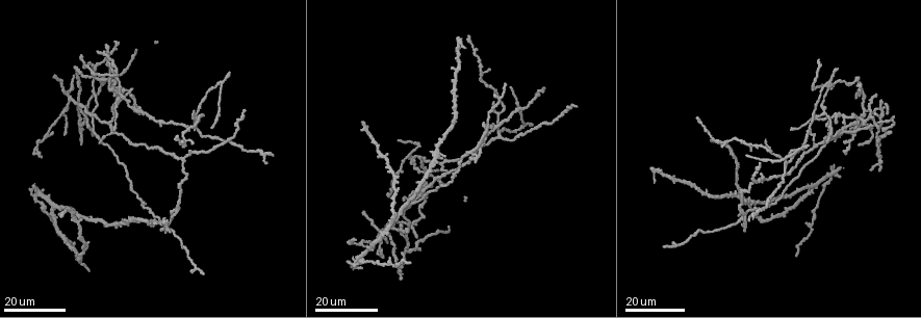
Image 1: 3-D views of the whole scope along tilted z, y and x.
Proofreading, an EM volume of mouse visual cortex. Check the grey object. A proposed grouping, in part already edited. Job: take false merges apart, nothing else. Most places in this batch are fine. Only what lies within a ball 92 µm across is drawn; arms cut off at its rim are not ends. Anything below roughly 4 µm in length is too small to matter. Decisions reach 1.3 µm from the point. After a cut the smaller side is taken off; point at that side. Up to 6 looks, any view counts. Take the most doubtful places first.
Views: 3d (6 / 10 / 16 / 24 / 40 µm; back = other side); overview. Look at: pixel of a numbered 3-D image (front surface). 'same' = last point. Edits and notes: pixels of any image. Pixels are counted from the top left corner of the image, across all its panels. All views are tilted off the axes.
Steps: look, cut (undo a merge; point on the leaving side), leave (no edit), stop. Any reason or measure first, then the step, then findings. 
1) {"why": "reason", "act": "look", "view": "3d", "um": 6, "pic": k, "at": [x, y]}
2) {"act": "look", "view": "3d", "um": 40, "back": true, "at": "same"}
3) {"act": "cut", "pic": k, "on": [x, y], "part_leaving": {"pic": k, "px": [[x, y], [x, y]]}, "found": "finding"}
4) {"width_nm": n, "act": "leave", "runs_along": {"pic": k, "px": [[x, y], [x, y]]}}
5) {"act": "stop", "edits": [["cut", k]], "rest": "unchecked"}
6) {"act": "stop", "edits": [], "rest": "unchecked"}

{"why": "side arm on a straight run", "act": "look", "view": "3d", "um": 24, "pic": 1, "at": [816, 118]}

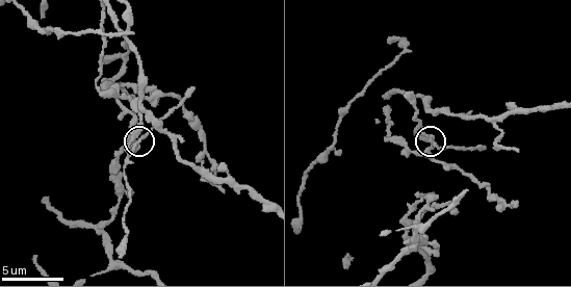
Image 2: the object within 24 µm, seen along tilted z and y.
{"act": "look", "view": "3d", "um": 10, "pic": 2, "at": [140, 138]}

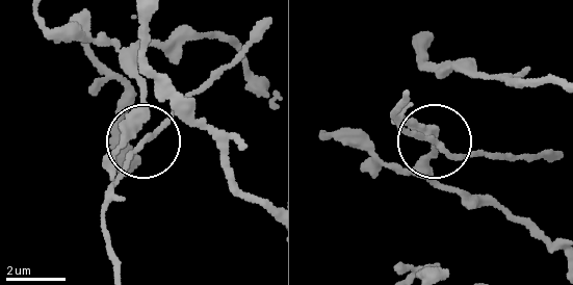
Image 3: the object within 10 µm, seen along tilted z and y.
{"width_nm": 190, "act": "leave", "found": "all the same neuron"}

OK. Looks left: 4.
{"why": "four-way junction", "act": "look", "view": "3d", "um": 24, "pic": 1, "at": [221, 82]}

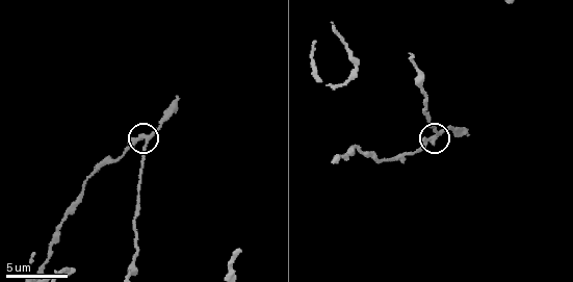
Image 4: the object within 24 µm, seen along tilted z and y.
{"why": "zoom in", "act": "look", "view": "3d", "um": 10, "pic": 4, "at": [145, 139]}

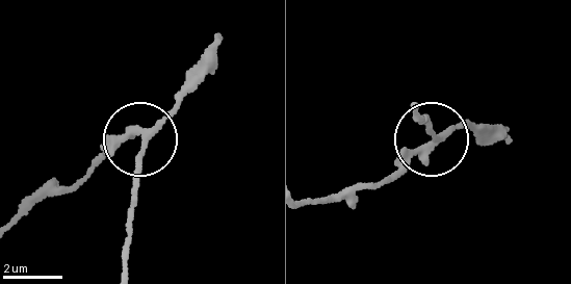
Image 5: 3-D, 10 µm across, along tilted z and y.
{"arms": 4, "act": "leave", "runs_along": {"pic": 5, "px": [[14, 225], [80, 182], [109, 146], [148, 132], [187, 79]]}, "found": "one neuron here"}

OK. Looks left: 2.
{"why": "sudden change in width", "act": "look", "view": "3d", "um": 16, "pic": 1, "at": [183, 160]}

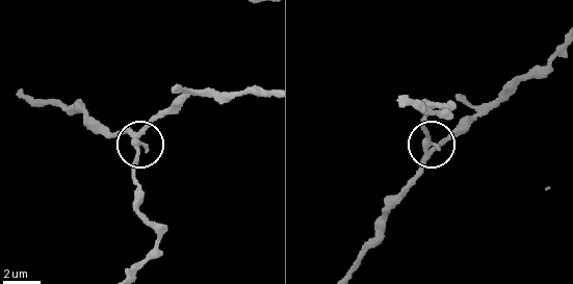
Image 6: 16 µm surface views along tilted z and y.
{"act": "look", "view": "3d", "um": 6, "pic": 6, "at": [135, 155]}

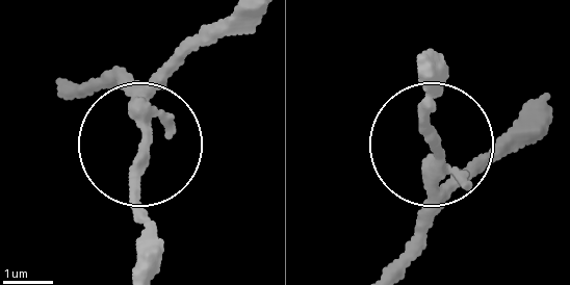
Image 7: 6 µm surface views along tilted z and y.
{"act": "leave", "runs_along": {"pic": 7, "px": [[81, 93], [123, 91], [145, 155], [143, 254]]}, "found": "one neuron here"}

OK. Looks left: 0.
{"act": "stop", "edits": [], "rest": "unchecked"}

